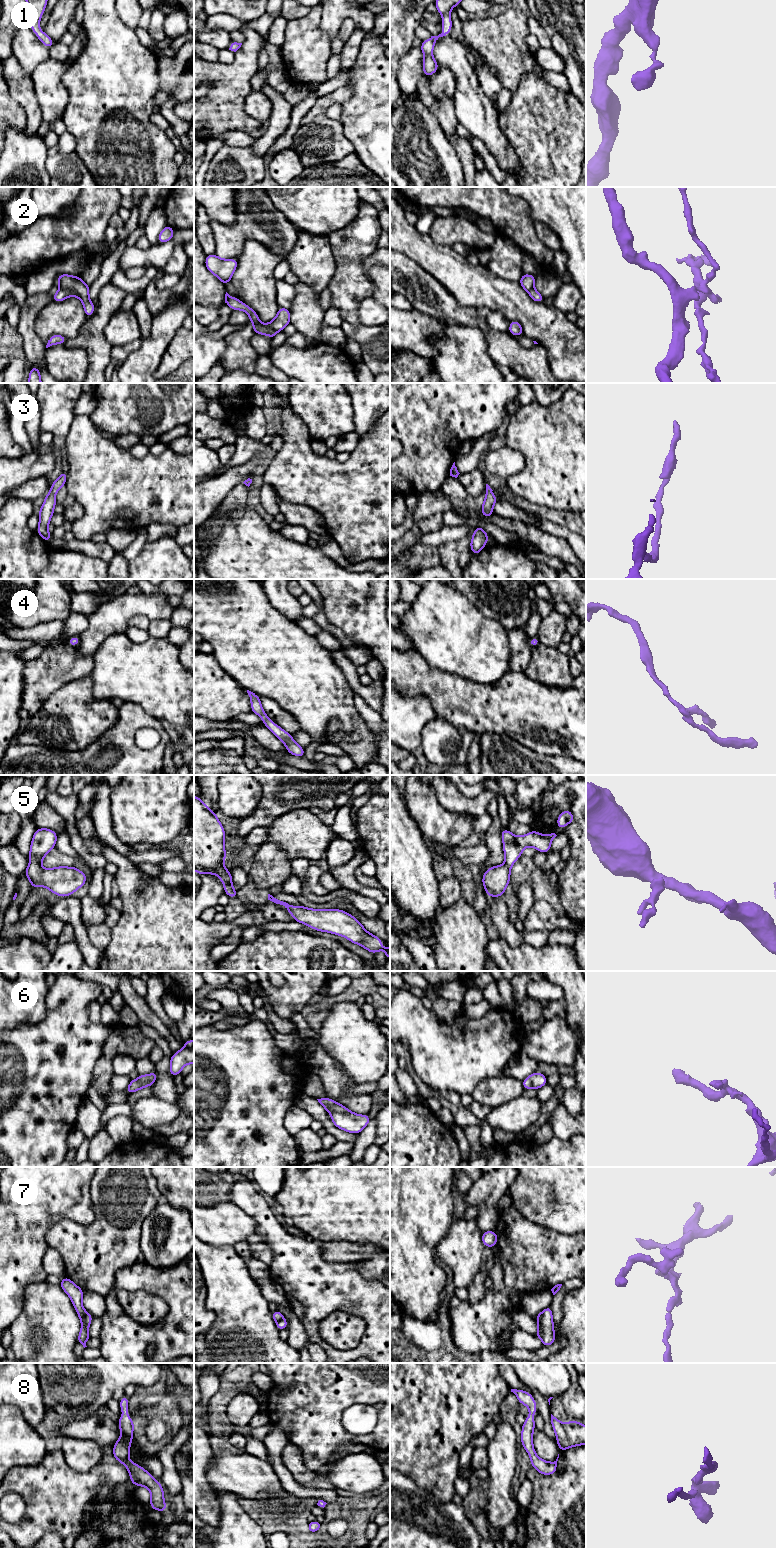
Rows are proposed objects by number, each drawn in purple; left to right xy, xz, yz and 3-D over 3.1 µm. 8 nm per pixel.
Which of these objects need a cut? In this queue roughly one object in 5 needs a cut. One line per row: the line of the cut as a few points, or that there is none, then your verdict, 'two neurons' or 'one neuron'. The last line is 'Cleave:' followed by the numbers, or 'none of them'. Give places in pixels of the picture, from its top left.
1: no cut | one neuron
2: xy (60, 287), (72, 290), (80, 298) | two neurons
3: no cut | one neuron
4: no cut | one neuron
5: no cut | one neuron
6: no cut | one neuron
7: yz (542, 1313), (541, 1339) | two neurons
8: no cut | one neuron
Cleave: 2, 7

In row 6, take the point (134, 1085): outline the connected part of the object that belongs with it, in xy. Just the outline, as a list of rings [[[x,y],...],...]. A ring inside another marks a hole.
[[[155,1070],[151,1074],[139,1075],[137,1079],[131,1080],[127,1089],[127,1093],[134,1093],[144,1087],[149,1087],[154,1084],[157,1079],[157,1071]]]

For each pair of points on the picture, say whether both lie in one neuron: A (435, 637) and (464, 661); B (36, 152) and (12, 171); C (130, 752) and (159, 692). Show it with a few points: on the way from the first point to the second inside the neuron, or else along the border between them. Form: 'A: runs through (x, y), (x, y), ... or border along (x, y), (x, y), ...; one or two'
A: runs through (442, 639), (457, 654); one
B: runs through (30, 155), (18, 167); one
C: border along (128, 701), (137, 703), (147, 713), (161, 722); two

